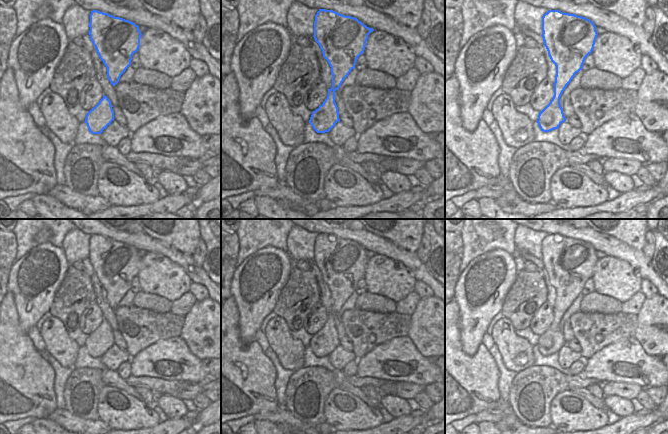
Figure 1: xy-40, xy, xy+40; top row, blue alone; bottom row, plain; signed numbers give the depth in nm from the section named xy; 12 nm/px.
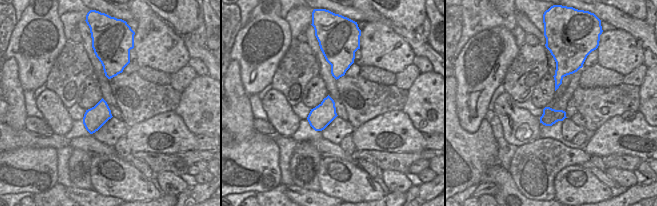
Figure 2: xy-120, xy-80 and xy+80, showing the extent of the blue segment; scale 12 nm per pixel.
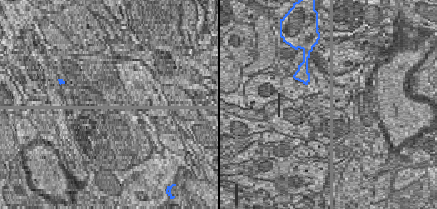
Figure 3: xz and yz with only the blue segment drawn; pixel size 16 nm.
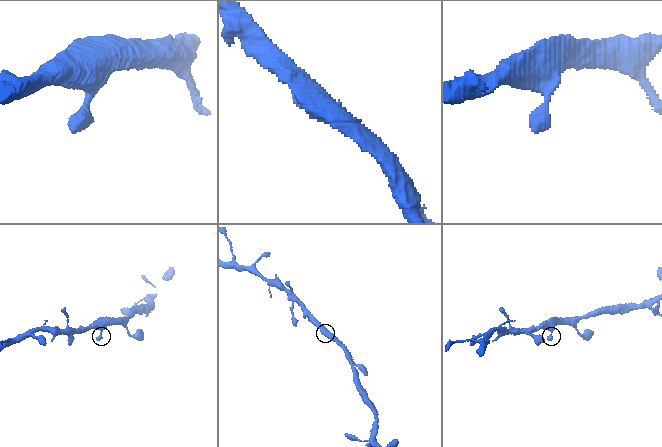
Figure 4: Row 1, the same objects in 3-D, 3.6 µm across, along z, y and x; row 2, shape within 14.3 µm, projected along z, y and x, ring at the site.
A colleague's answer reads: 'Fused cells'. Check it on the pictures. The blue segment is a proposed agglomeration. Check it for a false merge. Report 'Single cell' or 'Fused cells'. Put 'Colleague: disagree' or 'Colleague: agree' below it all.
Single cell
Colleague: disagree

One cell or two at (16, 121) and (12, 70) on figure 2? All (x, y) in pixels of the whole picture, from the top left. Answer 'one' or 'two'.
one

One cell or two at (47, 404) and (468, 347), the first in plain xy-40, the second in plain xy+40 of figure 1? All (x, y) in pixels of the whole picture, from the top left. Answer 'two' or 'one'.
two

